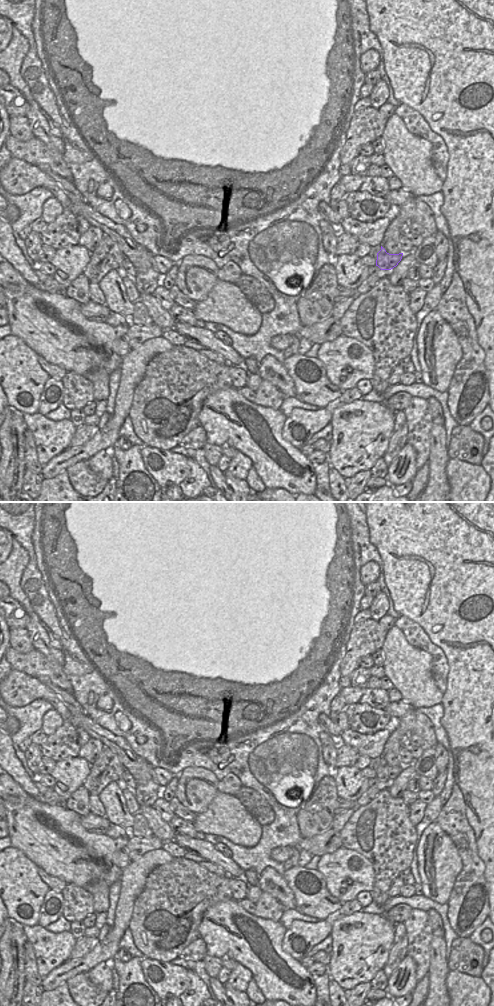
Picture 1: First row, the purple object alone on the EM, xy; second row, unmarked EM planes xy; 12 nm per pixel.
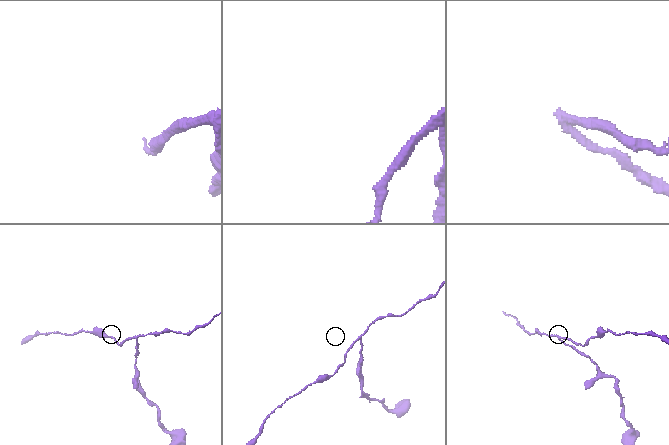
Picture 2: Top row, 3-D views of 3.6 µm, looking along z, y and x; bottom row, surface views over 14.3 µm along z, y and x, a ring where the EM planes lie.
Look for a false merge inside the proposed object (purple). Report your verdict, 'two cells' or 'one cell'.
two cells

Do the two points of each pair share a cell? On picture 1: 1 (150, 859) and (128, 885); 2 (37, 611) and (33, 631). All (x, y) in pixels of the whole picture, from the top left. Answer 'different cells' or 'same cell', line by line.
1: same cell
2: different cells

